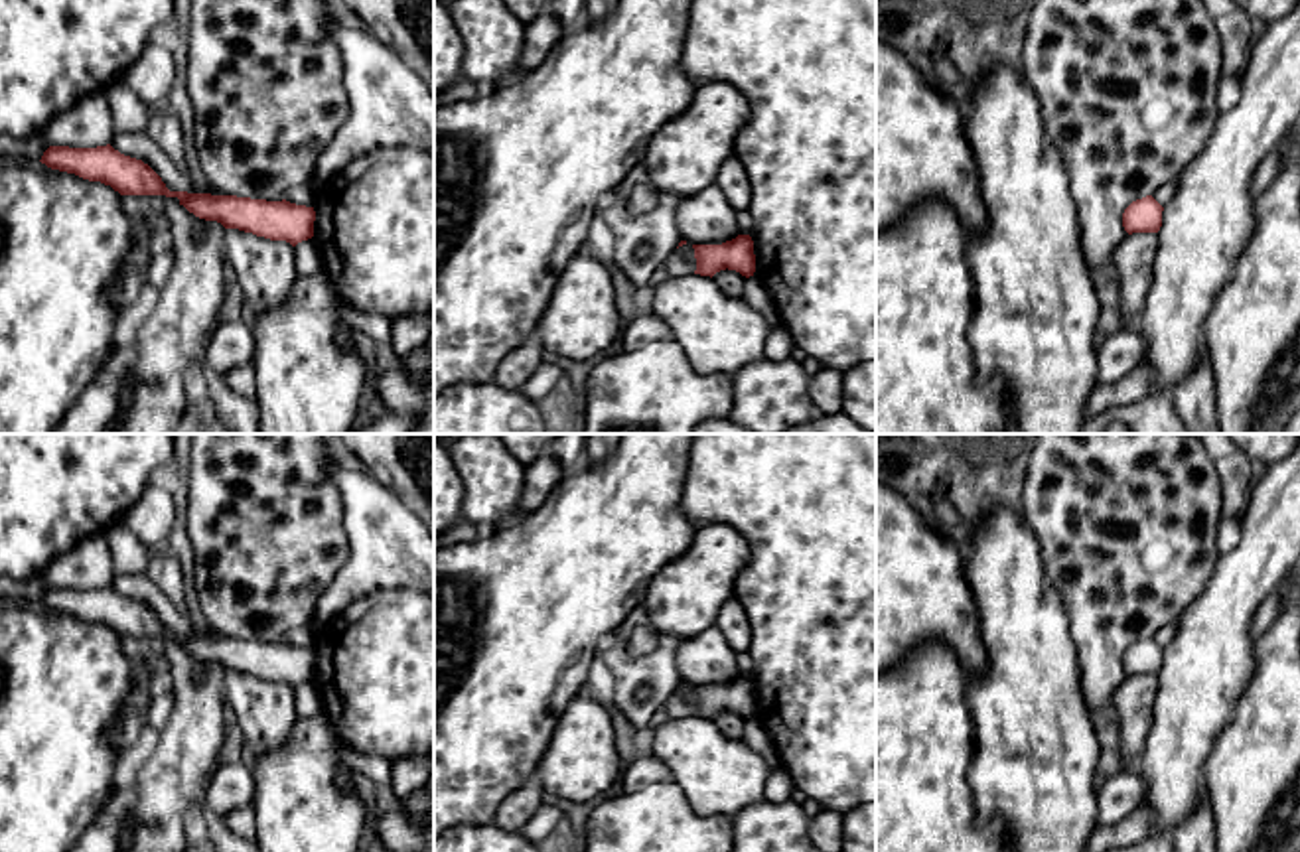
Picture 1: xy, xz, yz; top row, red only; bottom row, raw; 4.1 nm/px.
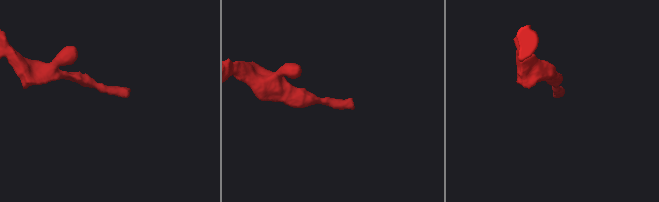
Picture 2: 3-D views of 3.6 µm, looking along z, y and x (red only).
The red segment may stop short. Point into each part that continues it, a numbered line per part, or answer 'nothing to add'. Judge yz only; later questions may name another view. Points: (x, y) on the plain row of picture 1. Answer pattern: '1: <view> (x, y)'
nothing to add

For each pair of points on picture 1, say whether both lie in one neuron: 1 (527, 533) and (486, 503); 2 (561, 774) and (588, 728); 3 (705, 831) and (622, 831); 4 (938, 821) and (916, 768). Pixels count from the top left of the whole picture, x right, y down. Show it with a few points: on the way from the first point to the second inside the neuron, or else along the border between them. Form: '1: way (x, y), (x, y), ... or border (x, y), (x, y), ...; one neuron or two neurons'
1: border (515, 515), (484, 533); two neurons
2: way (573, 762), (582, 752), (584, 740); one neuron
3: way (685, 831), (642, 831); one neuron
4: way (924, 807), (916, 799), (916, 781); one neuron

